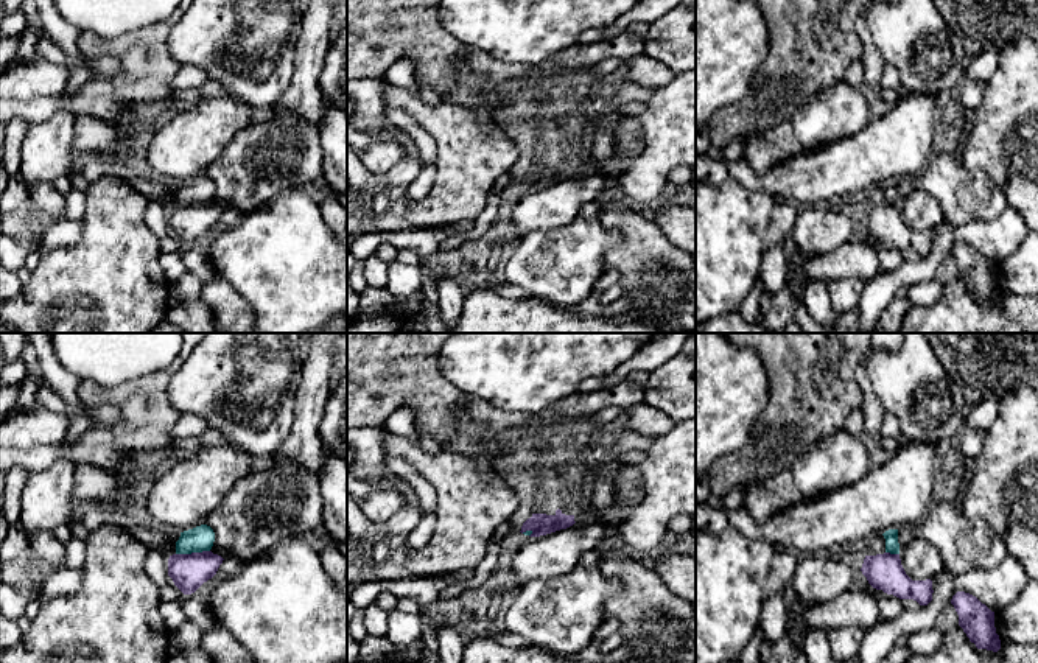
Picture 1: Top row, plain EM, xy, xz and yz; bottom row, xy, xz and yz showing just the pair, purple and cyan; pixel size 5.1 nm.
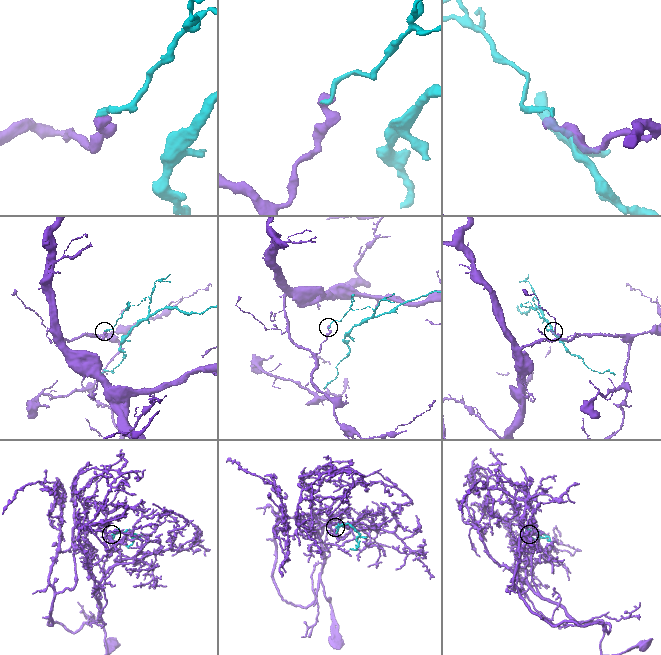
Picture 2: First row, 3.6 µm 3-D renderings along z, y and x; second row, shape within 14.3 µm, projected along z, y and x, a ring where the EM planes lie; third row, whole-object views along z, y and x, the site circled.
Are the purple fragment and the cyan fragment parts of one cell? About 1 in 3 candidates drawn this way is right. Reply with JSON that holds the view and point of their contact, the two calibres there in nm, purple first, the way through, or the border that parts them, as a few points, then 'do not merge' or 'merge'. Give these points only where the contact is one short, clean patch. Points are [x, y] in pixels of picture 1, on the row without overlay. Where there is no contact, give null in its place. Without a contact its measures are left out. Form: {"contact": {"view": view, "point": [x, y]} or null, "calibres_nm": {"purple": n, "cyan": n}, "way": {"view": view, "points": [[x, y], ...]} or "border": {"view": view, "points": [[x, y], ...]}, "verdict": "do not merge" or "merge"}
{"contact": {"view": "xy", "point": [192, 204]}, "calibres_nm": {"purple": 190, "cyan": 130}, "border": {"view": "xy", "points": [[209, 201], [176, 206]]}, "verdict": "do not merge"}

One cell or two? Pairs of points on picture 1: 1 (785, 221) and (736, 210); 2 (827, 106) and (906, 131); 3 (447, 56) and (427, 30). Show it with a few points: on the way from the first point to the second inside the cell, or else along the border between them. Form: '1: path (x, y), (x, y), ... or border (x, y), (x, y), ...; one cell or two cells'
1: border (777, 199), (769, 218), (766, 243); two cells
2: border (876, 111), (861, 129), (839, 140); two cells
3: path (441, 50), (427, 36); one cell

